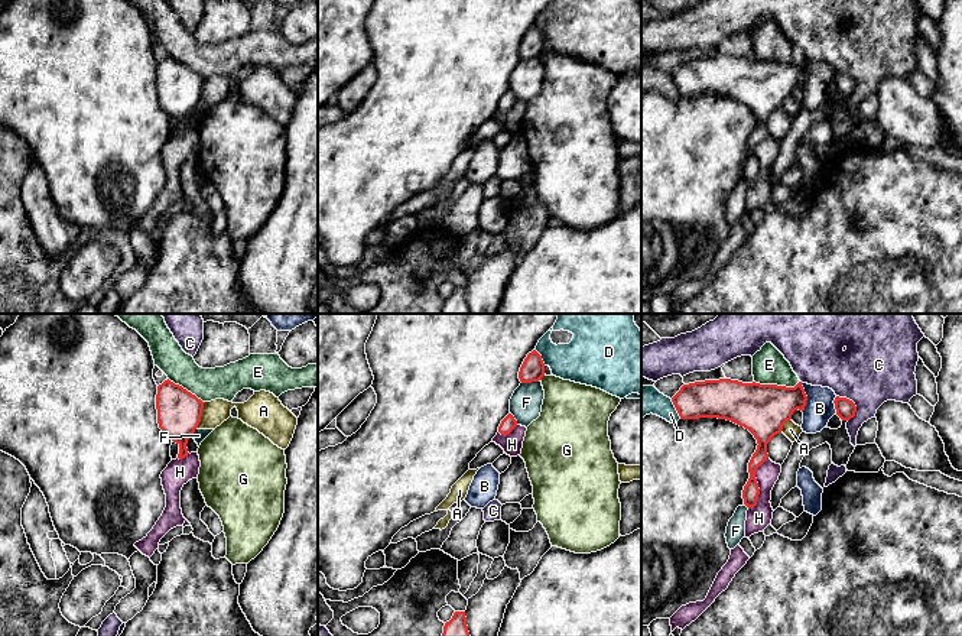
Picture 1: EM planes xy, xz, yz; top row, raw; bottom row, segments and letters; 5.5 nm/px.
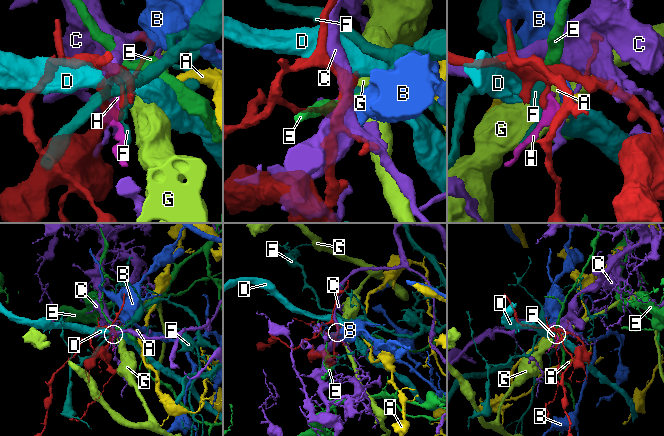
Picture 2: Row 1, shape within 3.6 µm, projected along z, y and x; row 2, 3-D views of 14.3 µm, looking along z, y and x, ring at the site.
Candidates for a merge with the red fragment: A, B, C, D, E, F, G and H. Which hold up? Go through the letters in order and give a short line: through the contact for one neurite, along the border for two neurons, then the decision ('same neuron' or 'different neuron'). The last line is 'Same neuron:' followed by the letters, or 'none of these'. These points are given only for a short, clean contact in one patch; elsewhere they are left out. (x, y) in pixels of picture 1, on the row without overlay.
A: line xy (205, 78), (197, 103); different neuron
B: line yz (800, 59), (806, 72), (803, 87); different neuron
C: different neuron
D: different neuron
E: line yz (754, 57), (786, 62), (795, 62), (799, 58); different neuron
F: different neuron
G: different neuron
H: line yz (767, 133), (756, 148), (759, 175), (748, 185); different neuron
Same neuron: none of these

